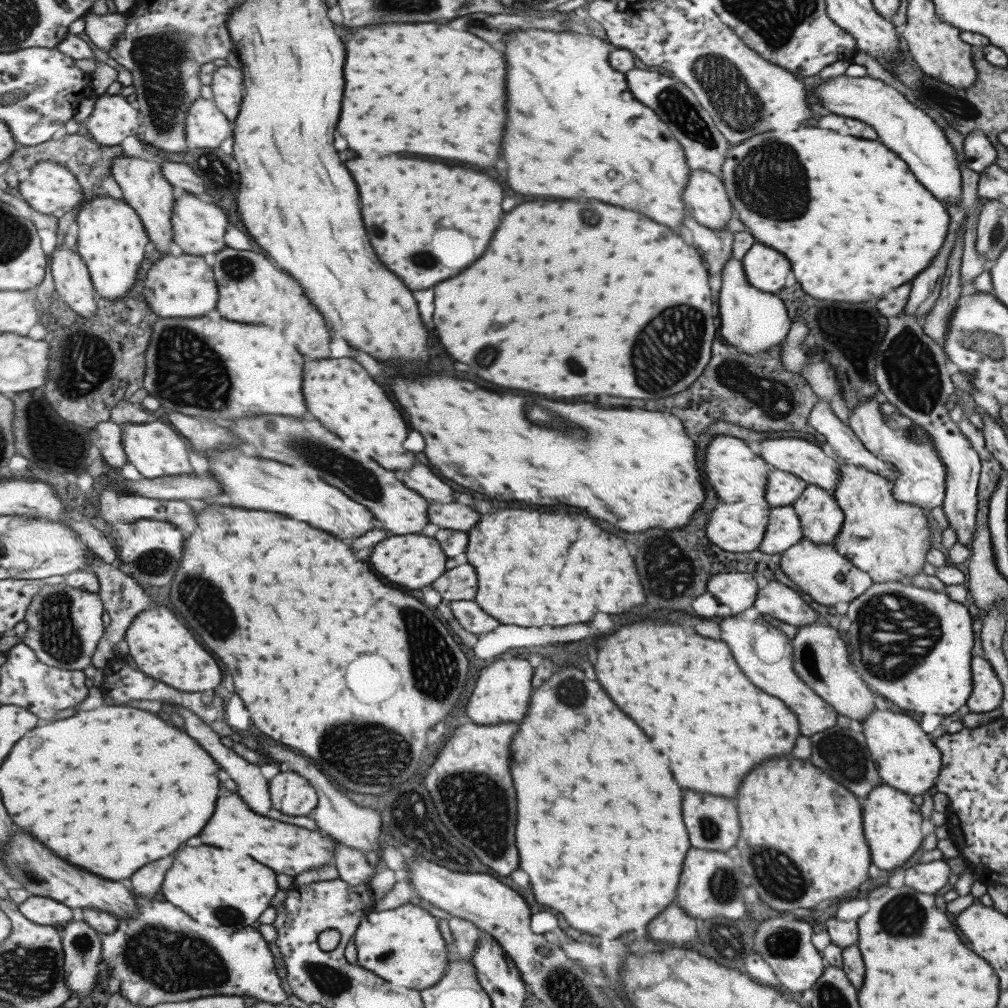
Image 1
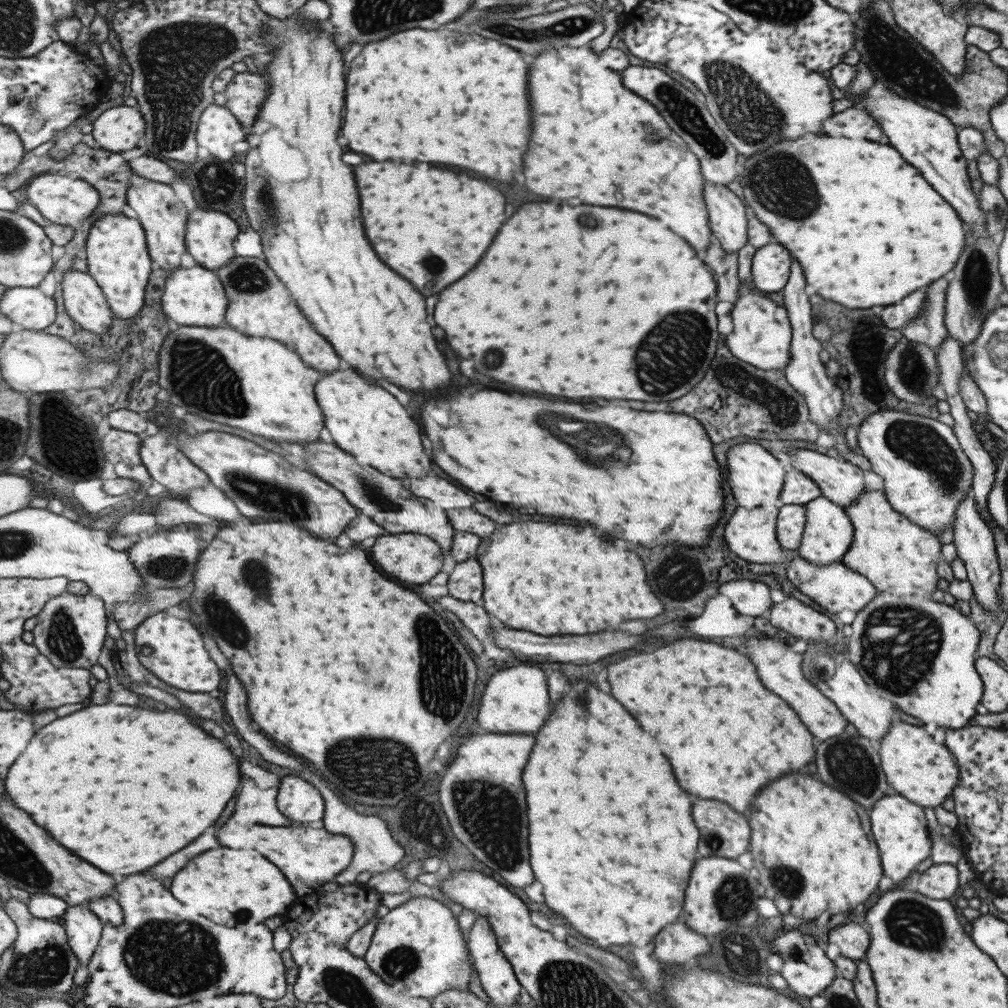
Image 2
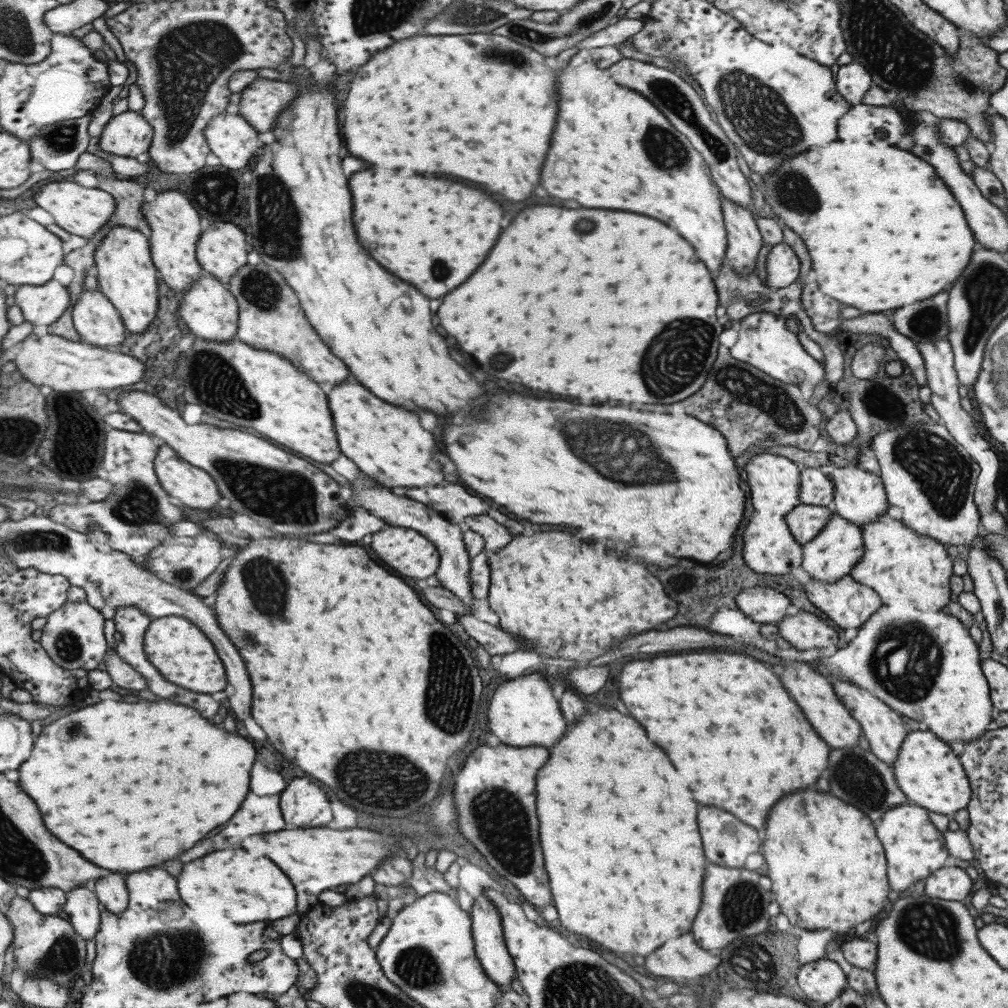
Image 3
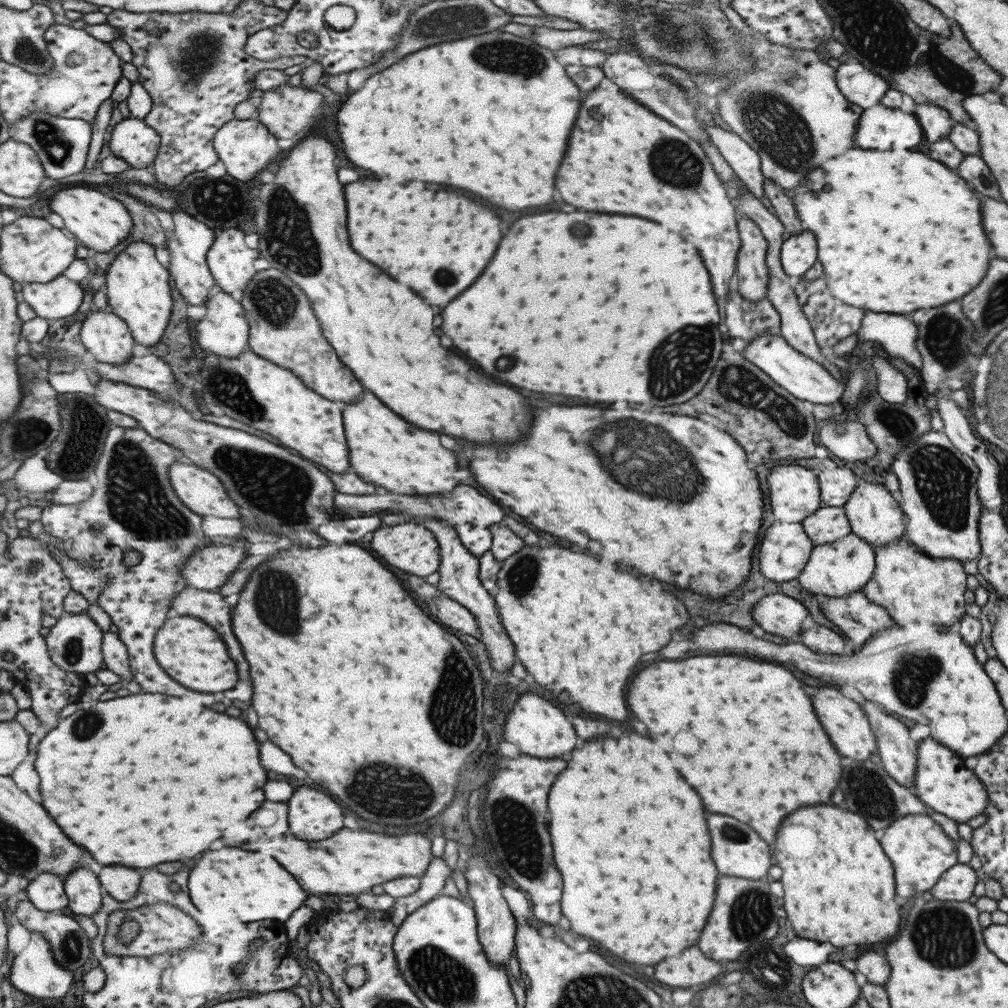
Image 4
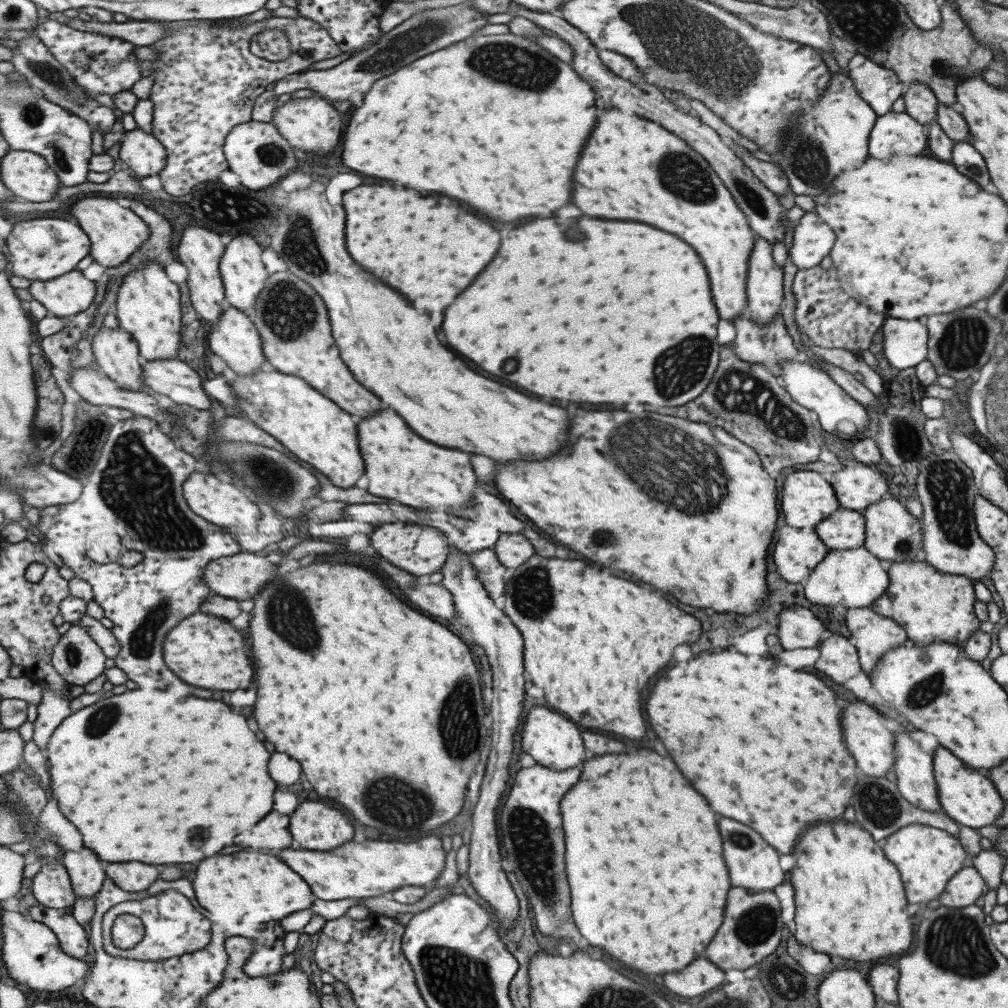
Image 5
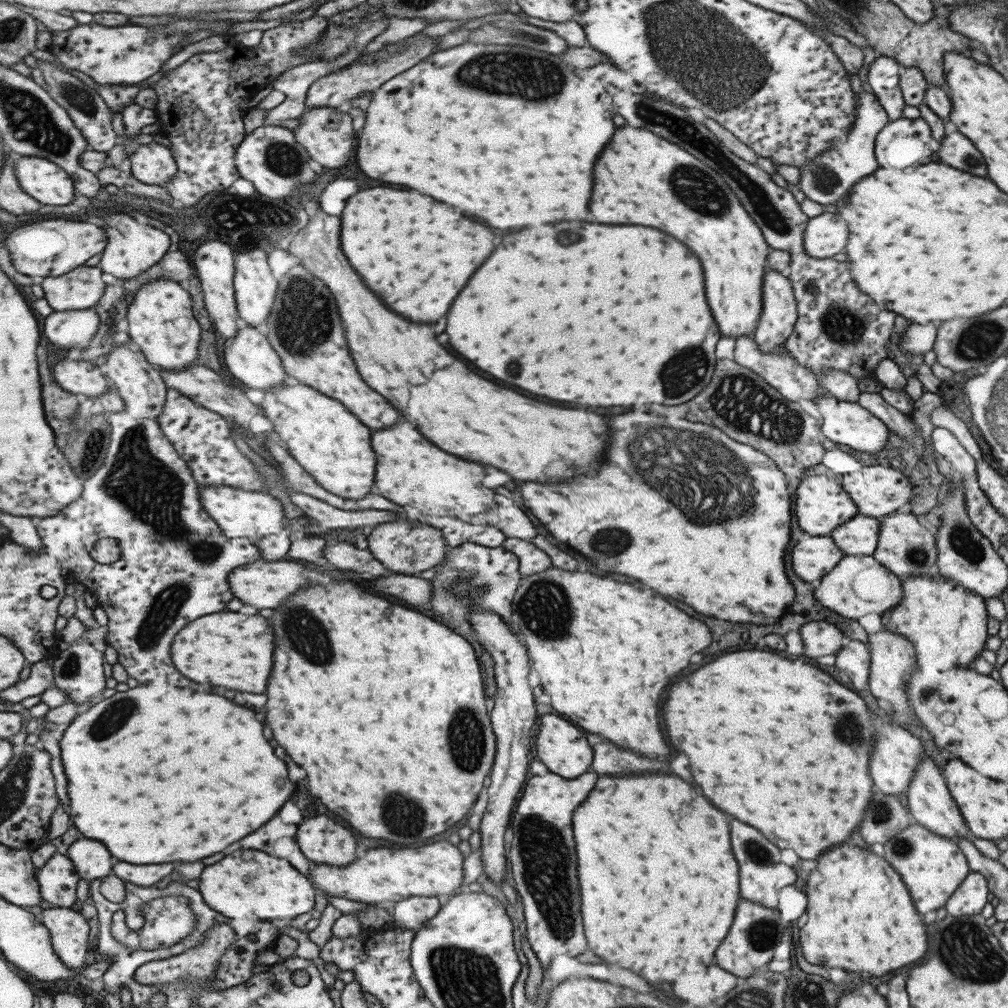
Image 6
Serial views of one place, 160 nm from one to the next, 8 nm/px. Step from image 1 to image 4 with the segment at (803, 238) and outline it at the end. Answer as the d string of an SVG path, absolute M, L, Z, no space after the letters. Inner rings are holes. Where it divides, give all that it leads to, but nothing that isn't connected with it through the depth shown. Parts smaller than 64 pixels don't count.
M851 148L843 156L829 158L817 168L812 168L806 177L793 189L791 200L799 217L802 230L809 230L815 236L817 244L817 260L823 264L823 274L827 280L828 291L833 298L837 298L843 304L871 310L871 312L889 312L889 314L905 314L913 312L915 308L933 308L951 300L957 300L965 292L969 292L985 274L987 260L989 260L989 242L981 230L981 216L979 216L979 202L973 196L973 192L965 180L955 176L956 170L949 169L944 164L931 160L922 148L893 150L861 150Z

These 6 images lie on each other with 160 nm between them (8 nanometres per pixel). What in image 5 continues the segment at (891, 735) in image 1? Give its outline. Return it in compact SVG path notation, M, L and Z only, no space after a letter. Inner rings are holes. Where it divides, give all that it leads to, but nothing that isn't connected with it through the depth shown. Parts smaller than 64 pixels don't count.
M938 745L932 754L932 773L935 779L936 795L941 811L957 826L973 830L989 826L999 818L1005 804L994 784L987 776L981 776L976 769L966 767L952 752Z

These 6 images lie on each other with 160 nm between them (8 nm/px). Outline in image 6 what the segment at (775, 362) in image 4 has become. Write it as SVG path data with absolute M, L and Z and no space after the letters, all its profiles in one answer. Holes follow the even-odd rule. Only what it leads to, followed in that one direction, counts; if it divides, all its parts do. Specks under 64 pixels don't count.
M829 393L825 396L817 396L814 404L822 418L819 432L827 445L845 444L853 450L860 450L868 454L869 452L875 454L883 448L885 440L887 440L888 428L869 411L858 406L857 403L841 402Z

